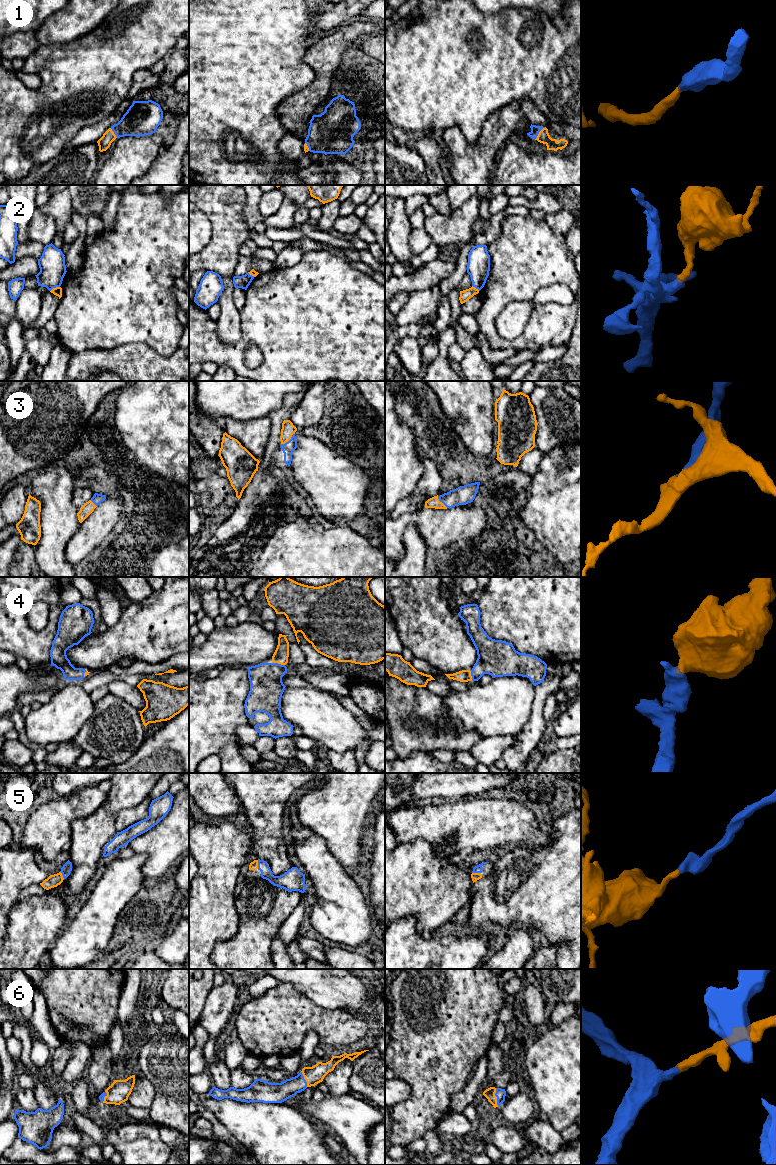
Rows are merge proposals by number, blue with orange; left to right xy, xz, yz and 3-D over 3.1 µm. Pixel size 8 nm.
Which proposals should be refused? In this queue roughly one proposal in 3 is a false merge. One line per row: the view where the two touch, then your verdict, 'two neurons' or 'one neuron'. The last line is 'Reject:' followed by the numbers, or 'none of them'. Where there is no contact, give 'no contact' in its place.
1: yz | one neuron
2: xy | two neurons
3: xz | one neuron
4: xz | one neuron
5: xz | one neuron
6: yz | one neuron
Reject: 2

